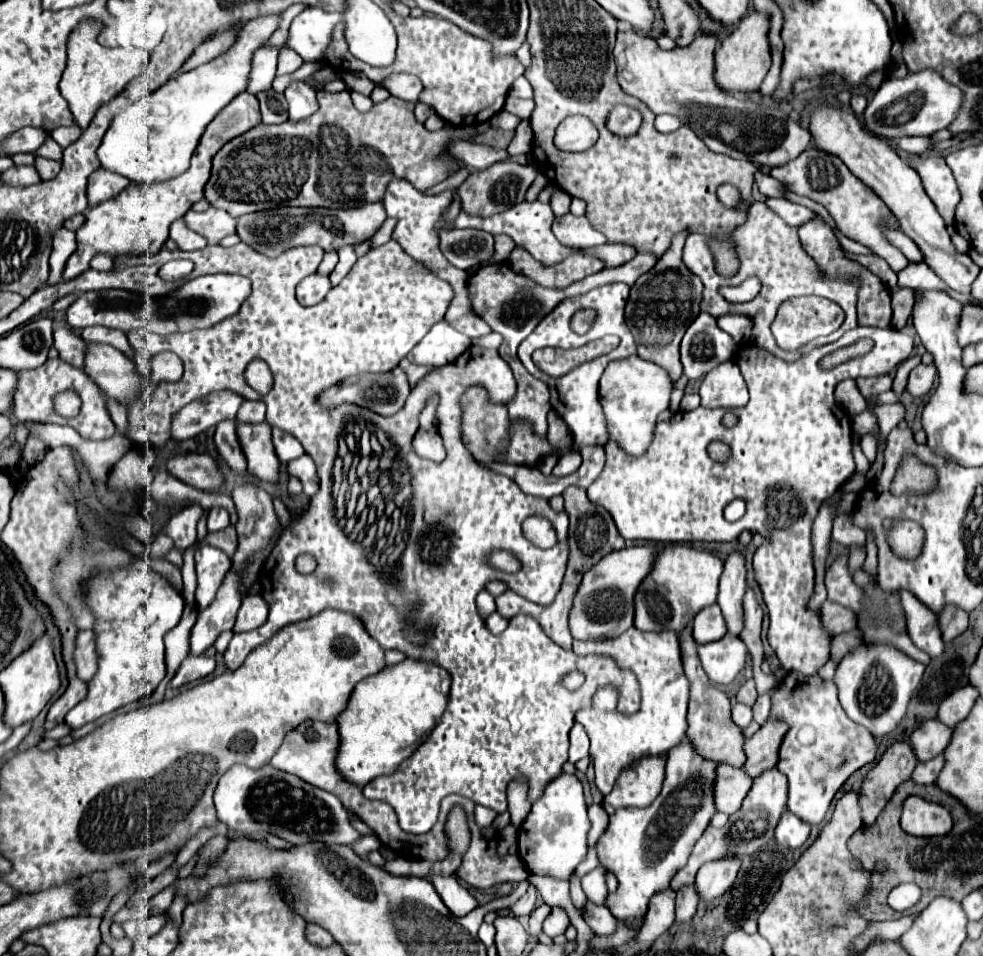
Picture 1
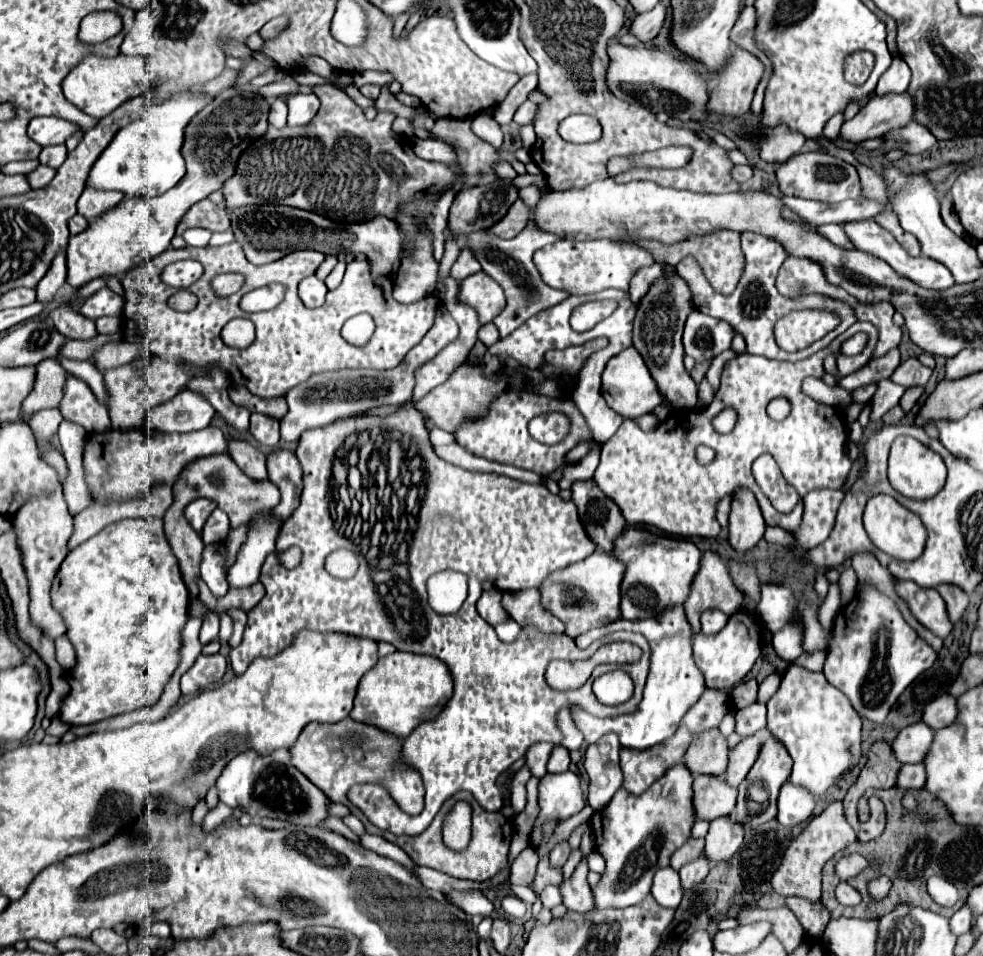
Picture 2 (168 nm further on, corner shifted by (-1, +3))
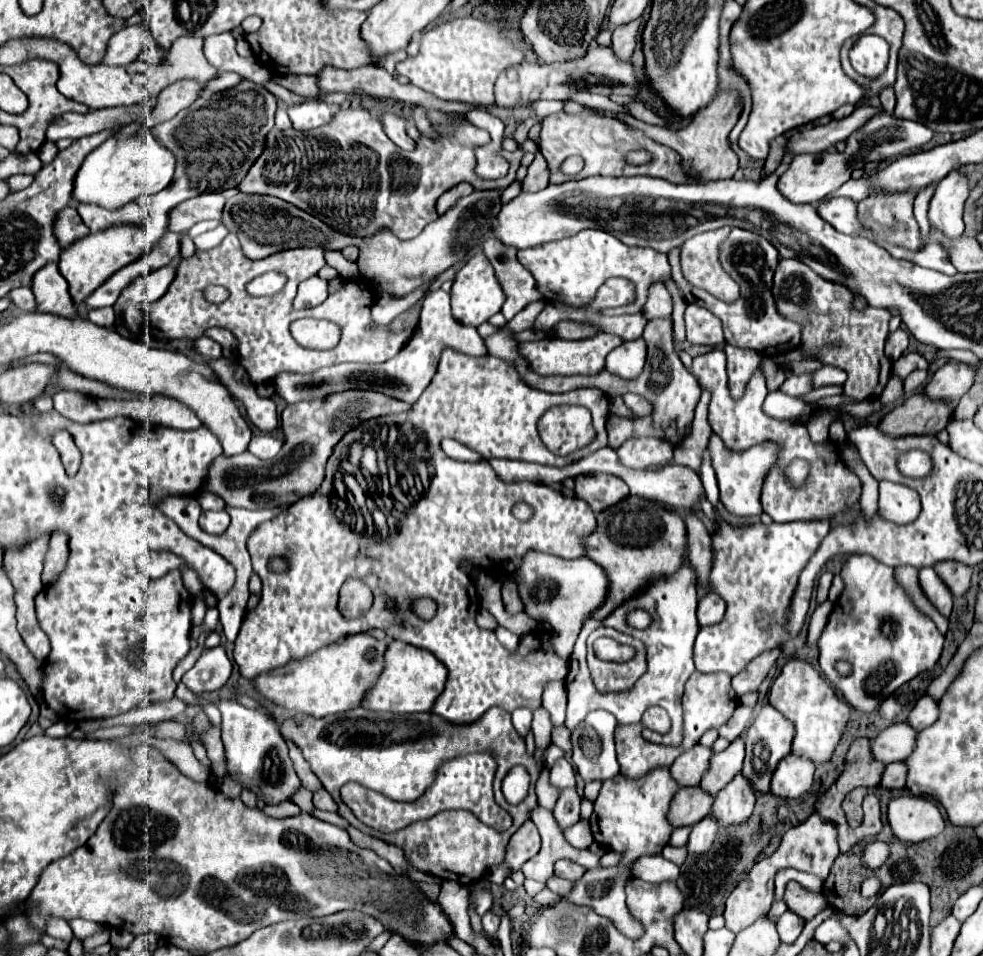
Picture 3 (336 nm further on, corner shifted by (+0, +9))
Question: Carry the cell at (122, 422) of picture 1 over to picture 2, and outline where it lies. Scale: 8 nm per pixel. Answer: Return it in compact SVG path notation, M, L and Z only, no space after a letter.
M59 358L59 362L67 372L71 372L73 376L79 376L87 386L91 386L93 394L97 396L97 400L103 406L109 406L107 404L109 402L109 392L103 384L103 374L93 366L93 362L89 362L89 360L87 362L77 362L77 360L63 360L63 358Z

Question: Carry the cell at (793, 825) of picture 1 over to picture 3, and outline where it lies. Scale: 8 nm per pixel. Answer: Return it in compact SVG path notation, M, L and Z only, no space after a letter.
M788 754L778 762L776 772L772 774L770 788L776 796L800 798L812 788L812 782L814 782L814 762L804 756Z

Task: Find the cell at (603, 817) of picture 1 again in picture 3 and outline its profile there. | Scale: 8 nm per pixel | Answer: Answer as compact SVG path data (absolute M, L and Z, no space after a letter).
M552 876L552 878L548 878L546 886L548 886L552 892L556 892L556 894L566 896L566 894L568 894L568 890L570 890L570 886L572 886L572 882L562 880L562 878L558 878L558 876Z

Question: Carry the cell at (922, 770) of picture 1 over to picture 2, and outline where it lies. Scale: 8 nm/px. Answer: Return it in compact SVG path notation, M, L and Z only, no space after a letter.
M923 762L905 764L899 772L897 786L899 788L923 788L925 780L927 780L927 774L925 774L925 764Z

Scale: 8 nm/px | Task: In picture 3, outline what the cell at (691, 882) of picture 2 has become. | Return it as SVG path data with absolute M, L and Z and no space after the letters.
M708 814L704 816L694 828L692 828L692 834L690 834L690 840L688 840L688 852L690 854L702 854L710 848L710 842L716 838L716 832L718 832L718 820Z

